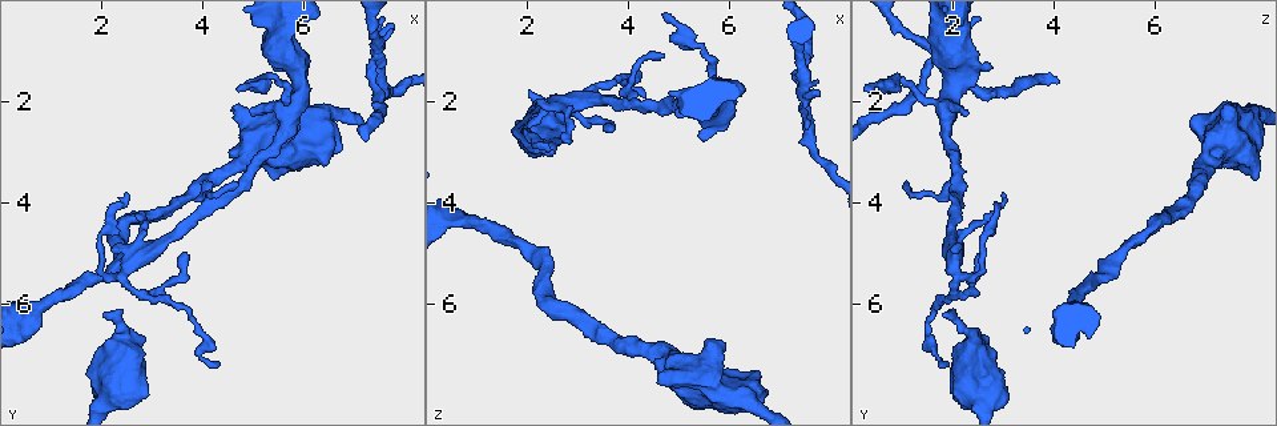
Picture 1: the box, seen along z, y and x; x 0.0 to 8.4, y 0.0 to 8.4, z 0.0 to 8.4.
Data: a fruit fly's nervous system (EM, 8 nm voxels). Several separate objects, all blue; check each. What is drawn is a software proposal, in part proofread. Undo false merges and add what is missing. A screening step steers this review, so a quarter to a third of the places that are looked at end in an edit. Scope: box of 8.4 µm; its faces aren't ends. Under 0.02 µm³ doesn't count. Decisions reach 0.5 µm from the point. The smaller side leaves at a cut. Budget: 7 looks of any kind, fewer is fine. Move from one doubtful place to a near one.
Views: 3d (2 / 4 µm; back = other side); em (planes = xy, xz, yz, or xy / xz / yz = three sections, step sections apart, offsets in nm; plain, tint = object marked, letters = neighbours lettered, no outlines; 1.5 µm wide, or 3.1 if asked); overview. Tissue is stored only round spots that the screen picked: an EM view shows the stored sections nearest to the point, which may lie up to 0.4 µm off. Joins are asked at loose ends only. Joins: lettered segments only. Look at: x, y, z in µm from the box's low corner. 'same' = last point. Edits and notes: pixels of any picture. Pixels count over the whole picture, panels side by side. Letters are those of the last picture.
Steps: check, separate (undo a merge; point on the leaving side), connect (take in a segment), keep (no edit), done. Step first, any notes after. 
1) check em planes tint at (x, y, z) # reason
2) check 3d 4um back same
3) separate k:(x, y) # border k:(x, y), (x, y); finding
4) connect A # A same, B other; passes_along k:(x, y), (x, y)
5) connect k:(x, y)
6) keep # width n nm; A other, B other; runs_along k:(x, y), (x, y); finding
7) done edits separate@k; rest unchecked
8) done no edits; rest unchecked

check em xz step 4 letters at (2.05, 6.20, 1.75) # branch stops here

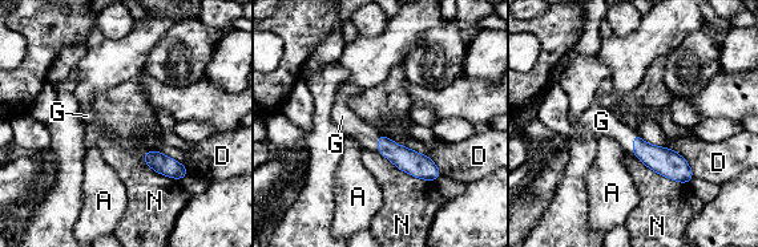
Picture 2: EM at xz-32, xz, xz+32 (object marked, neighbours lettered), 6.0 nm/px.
connect G # A other, D other, G same, N other; the cell continues

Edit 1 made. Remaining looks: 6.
check overview # see it whole again

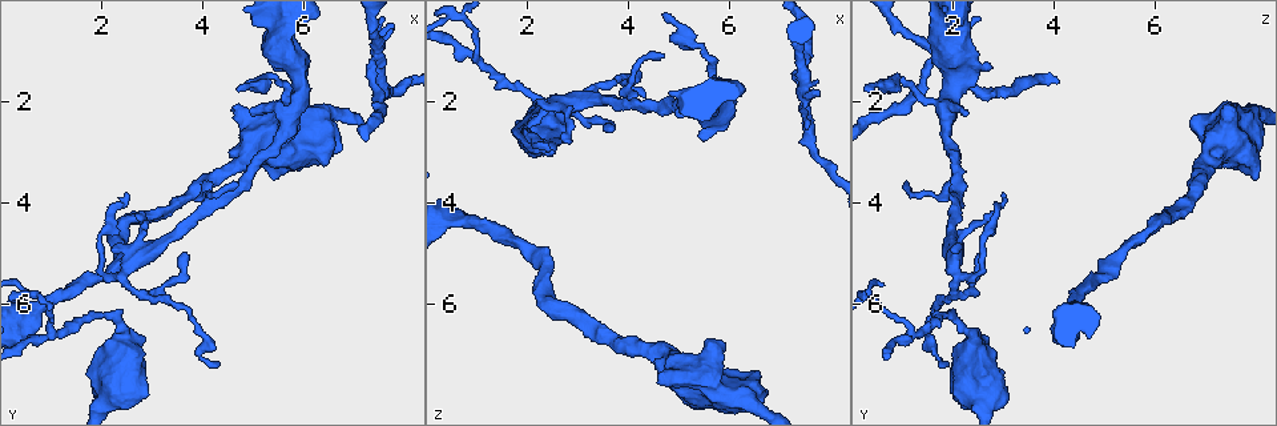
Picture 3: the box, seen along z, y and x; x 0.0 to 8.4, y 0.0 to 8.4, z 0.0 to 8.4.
check em planes letters at (4.80, 3.30, 7.00) # sudden change in width

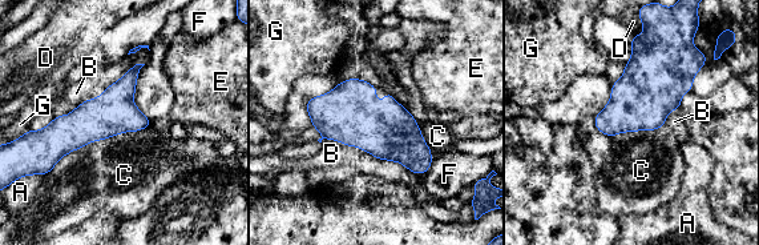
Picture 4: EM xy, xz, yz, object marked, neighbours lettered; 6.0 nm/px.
keep # longest_contact B 650 nm; A other, B other, C other, D other, E other, F other, G other; runs_along 4:(136, 69), (88, 123), (44, 139); all the same cell

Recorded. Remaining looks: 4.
check em yz step 4 letters at (5.00, 2.25, 2.30) # branch stops here

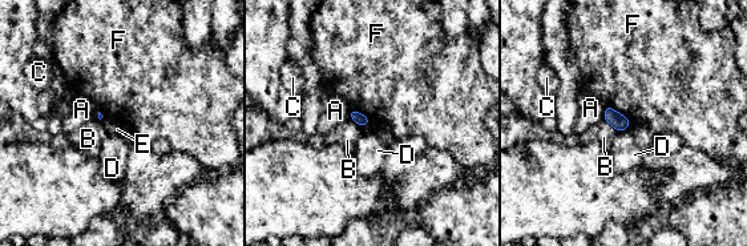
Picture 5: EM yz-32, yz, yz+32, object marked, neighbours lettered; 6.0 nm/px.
check em xy step 4 letters same

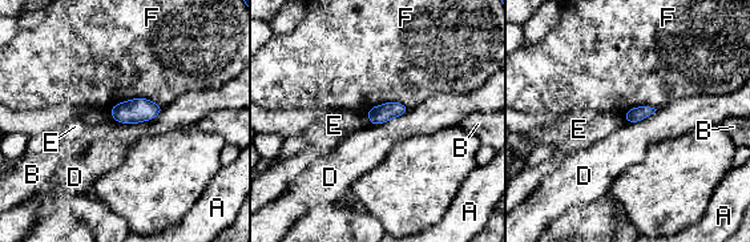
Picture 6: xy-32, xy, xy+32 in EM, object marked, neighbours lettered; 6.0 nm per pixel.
keep # A other, B other, D other, E other, F other; border 6:(410, 109), (371, 125); none of them fits

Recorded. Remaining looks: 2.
done edits connect@2; rest unchecked

